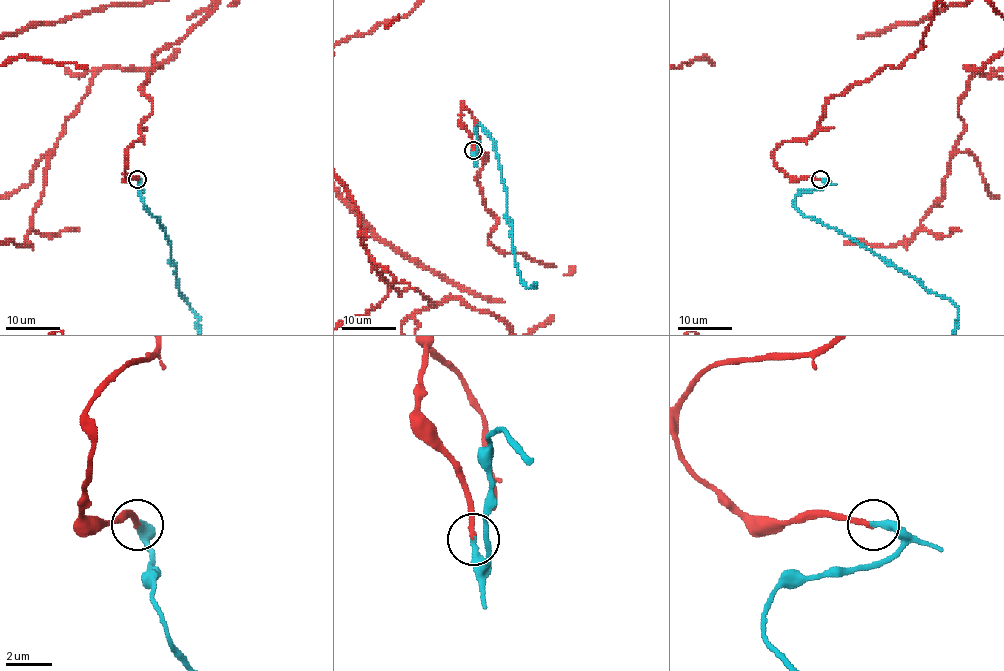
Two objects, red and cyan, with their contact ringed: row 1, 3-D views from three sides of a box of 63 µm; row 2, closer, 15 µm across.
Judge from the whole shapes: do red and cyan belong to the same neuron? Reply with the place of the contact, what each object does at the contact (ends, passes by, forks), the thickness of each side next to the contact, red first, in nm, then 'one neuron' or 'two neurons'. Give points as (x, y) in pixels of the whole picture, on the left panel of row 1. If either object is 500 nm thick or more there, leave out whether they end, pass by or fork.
(137, 179) | red ends | cyan ends | 190/320 nm | one neuron

